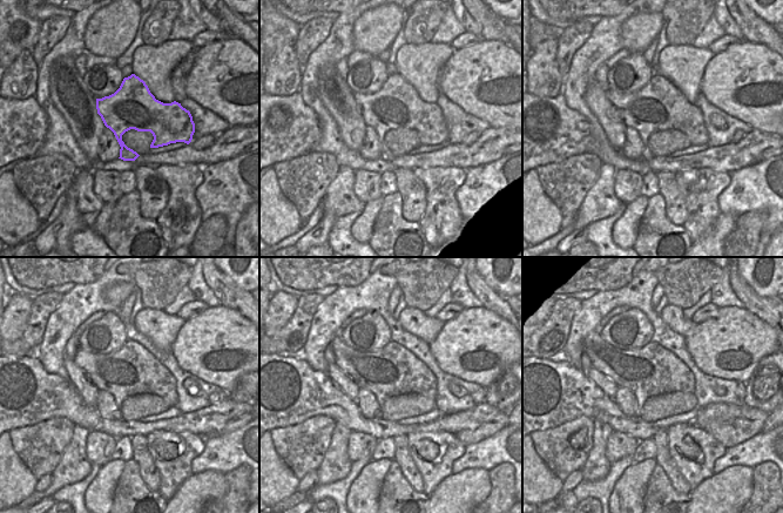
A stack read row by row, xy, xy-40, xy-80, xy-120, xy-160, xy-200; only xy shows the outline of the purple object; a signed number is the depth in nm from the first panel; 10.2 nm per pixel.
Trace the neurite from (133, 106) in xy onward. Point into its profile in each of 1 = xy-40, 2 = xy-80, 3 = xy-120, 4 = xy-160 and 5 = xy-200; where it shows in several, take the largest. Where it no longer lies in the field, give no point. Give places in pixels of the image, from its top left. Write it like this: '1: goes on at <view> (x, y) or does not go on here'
1: goes on at xy-40 (397, 105)
2: goes on at xy-80 (659, 106)
3: goes on at xy-120 (132, 370)
4: goes on at xy-160 (393, 370)
5: goes on at xy-200 (652, 370)

